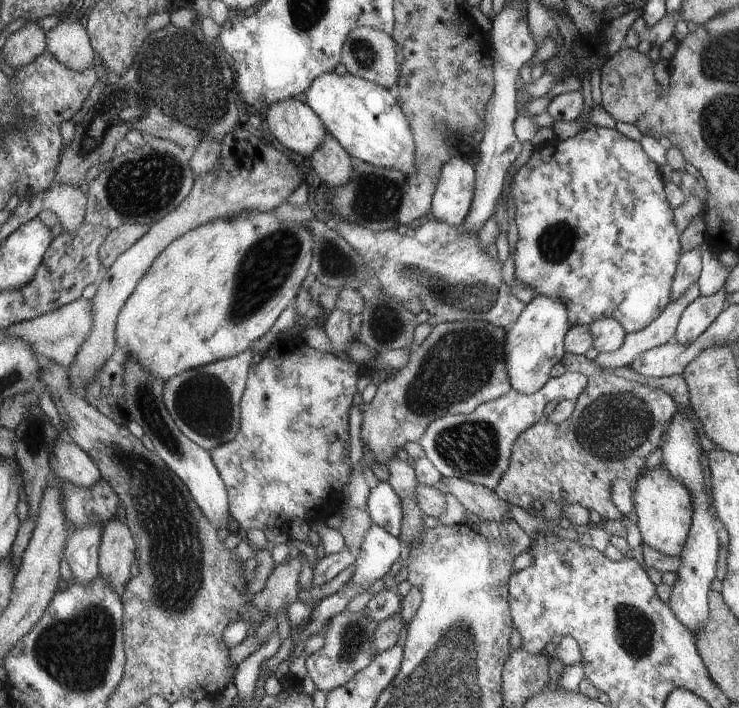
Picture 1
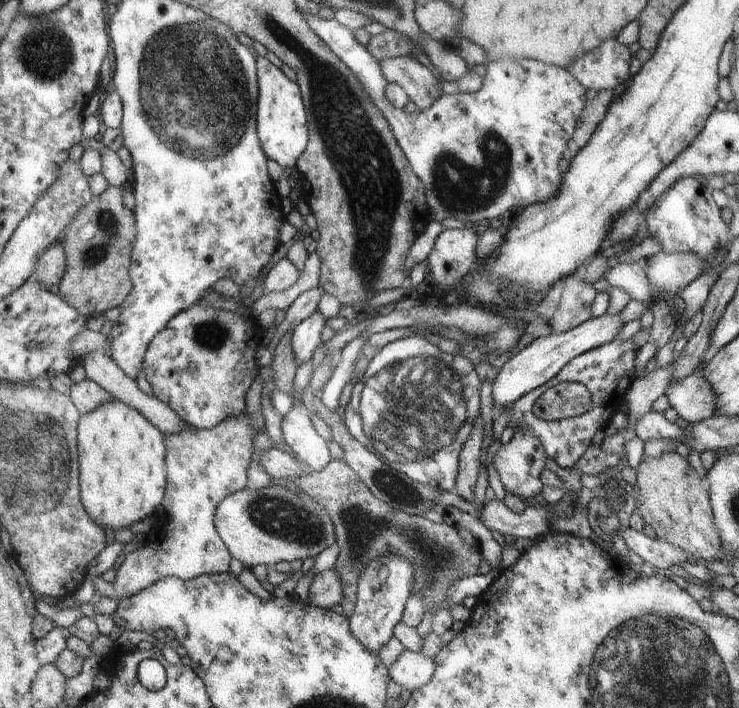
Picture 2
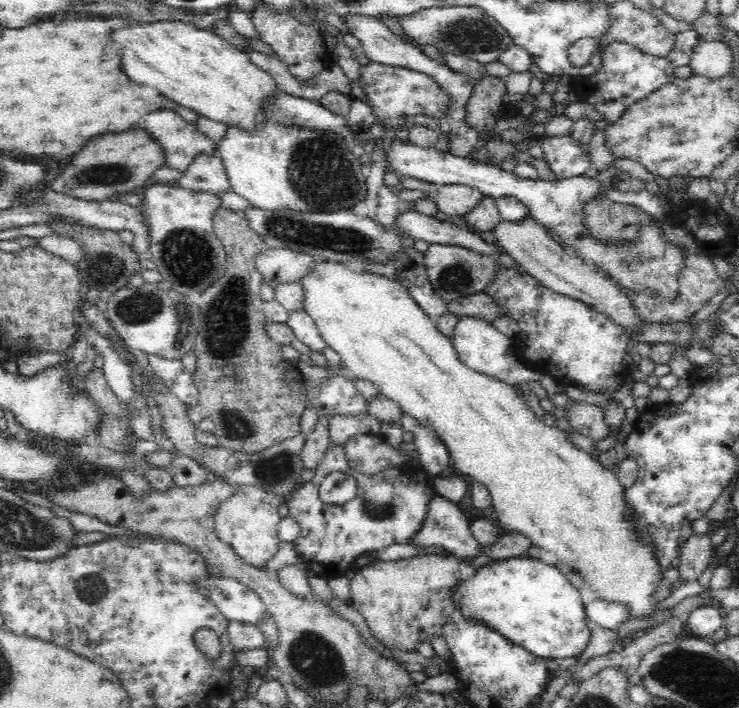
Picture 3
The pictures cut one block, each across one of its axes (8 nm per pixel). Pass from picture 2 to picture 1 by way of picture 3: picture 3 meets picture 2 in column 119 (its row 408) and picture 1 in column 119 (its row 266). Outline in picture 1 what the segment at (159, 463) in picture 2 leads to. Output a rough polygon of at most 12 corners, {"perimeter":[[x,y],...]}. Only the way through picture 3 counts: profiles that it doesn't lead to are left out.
{"perimeter":[[219,218],[153,262],[119,352],[165,382],[247,352],[313,266],[307,222]]}

